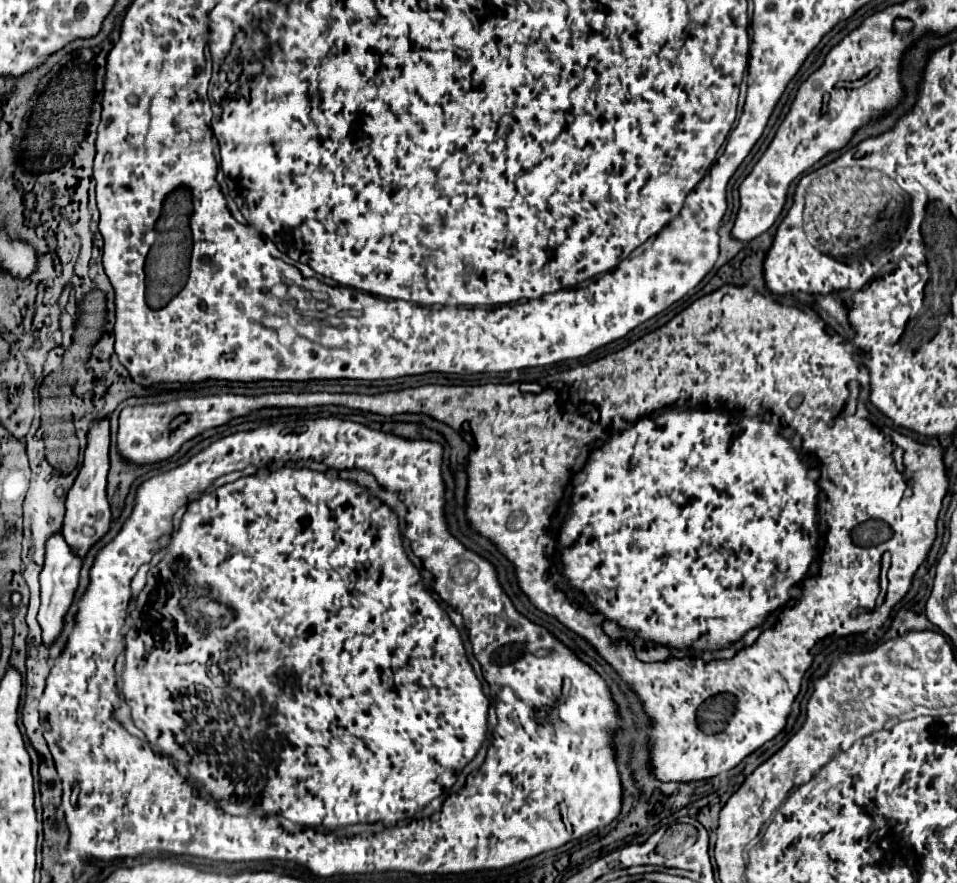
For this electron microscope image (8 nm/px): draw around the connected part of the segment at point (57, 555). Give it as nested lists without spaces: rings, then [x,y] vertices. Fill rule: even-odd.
[[[57,531],[53,533],[53,537],[49,537],[49,541],[45,543],[45,565],[43,571],[39,575],[39,583],[41,583],[41,607],[39,607],[39,625],[43,629],[43,643],[49,645],[53,643],[53,639],[61,633],[63,629],[63,617],[73,601],[77,583],[79,583],[79,571],[81,571],[81,563],[83,559],[73,553],[73,549],[69,549],[69,545],[63,541],[63,533]]]

